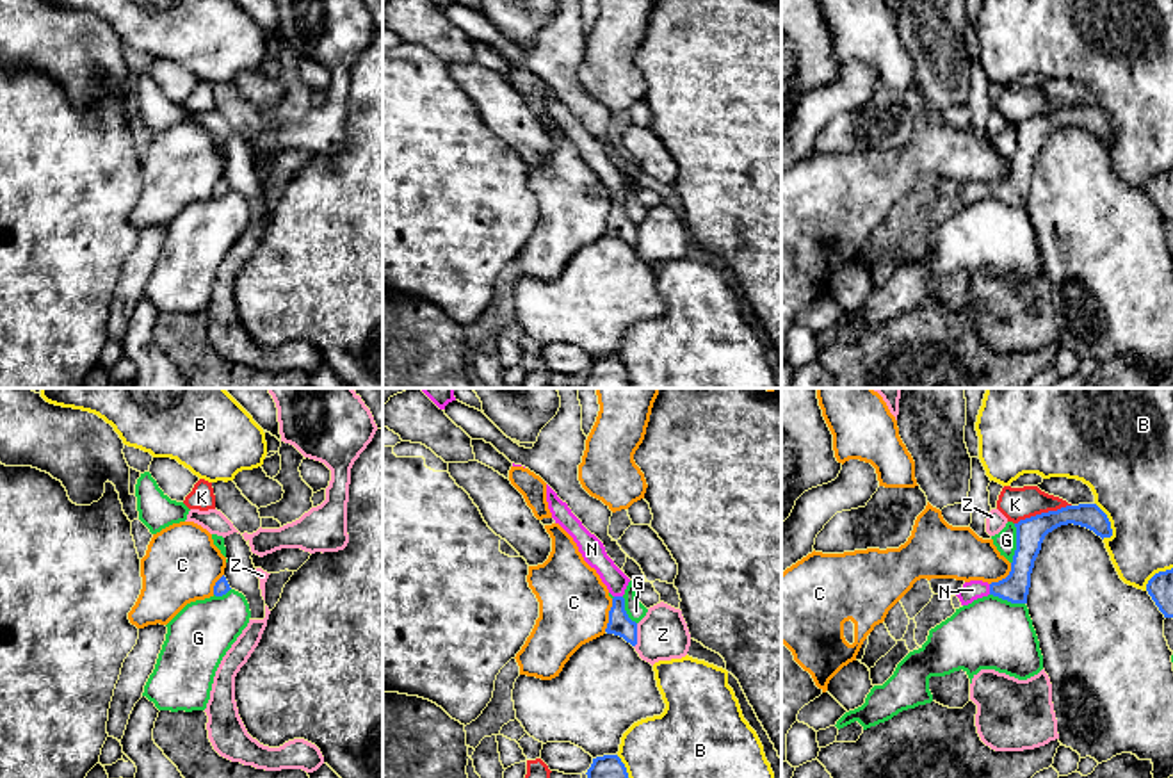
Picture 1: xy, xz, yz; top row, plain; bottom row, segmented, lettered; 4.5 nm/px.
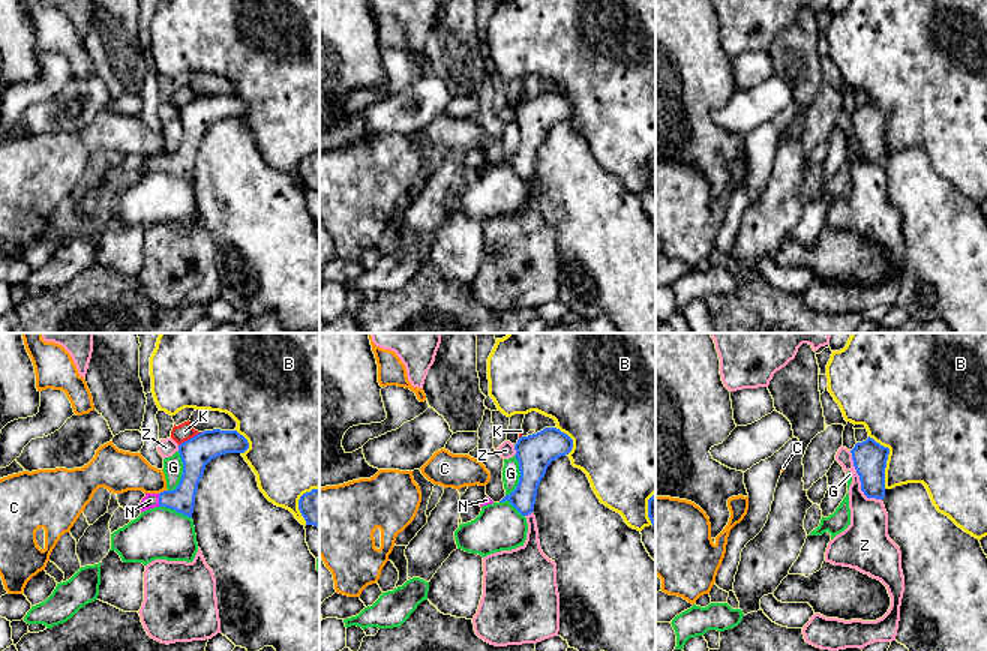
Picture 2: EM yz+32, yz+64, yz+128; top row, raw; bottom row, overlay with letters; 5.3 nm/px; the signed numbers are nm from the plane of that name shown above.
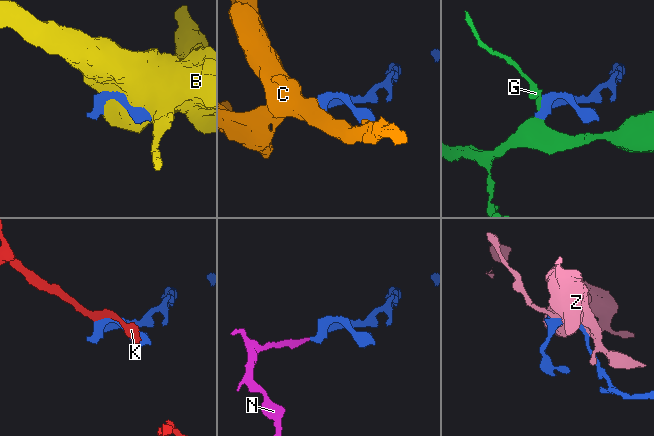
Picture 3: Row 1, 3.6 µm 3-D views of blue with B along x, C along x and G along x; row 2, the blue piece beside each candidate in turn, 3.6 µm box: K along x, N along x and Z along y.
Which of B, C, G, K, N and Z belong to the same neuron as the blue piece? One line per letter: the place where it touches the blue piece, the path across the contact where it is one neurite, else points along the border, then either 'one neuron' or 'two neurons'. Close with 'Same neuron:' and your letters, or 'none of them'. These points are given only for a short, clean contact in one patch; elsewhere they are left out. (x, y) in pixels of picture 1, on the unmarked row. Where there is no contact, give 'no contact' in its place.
B: meets blue in yz at (1108, 121); two neurons
C: meets blue in xz at (609, 216); border along xz (613, 200), (609, 223), (604, 232); two neurons
G: meets blue in yz at (1017, 145); border along yz (1015, 125), (1015, 155), (1011, 164); two neurons
K: meets blue in yz at (1042, 114); border along yz (1070, 105), (1020, 120), (1015, 125); two neurons
N: meets blue in yz at (990, 191); runs through yz (1015, 189), (990, 191), (972, 191); one neuron
Z: meets blue in xz at (636, 237); two neurons
Same neuron: N

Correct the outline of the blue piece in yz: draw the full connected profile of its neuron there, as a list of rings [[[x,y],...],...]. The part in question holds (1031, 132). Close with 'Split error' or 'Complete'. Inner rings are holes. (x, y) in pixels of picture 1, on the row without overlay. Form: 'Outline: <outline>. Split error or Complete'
Outline: [[[1096,105],[1066,107],[1057,112],[1048,112],[1020,121],[1015,125],[1016,151],[1009,176],[991,185],[983,182],[965,183],[956,196],[961,207],[968,207],[974,201],[988,196],[999,198],[1011,205],[1027,205],[1031,174],[1045,137],[1054,130],[1068,125],[1086,128],[1102,141],[1112,137],[1109,119]]]. Split error

